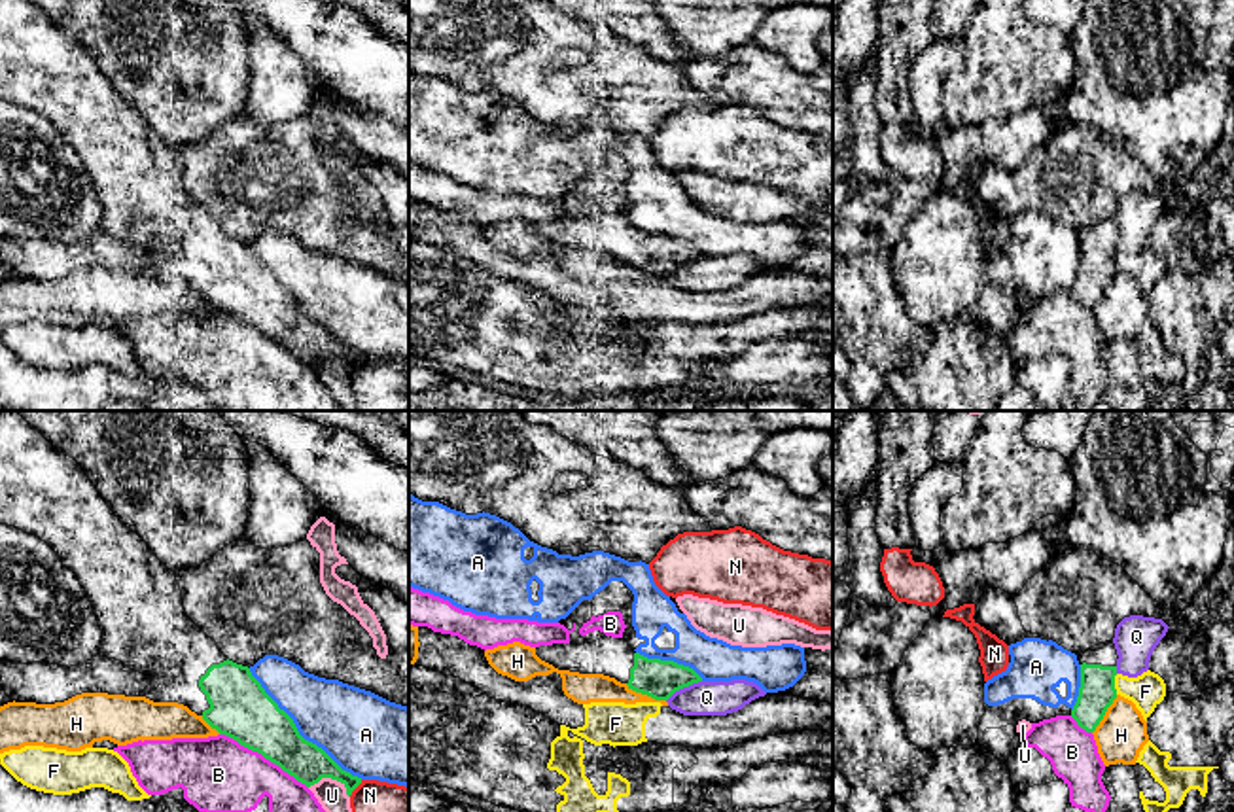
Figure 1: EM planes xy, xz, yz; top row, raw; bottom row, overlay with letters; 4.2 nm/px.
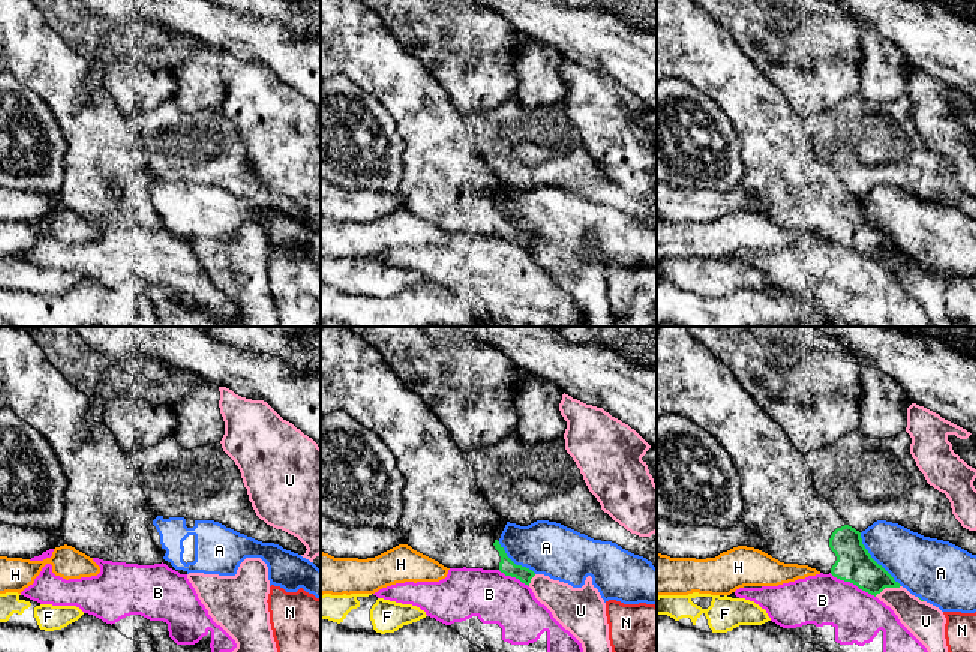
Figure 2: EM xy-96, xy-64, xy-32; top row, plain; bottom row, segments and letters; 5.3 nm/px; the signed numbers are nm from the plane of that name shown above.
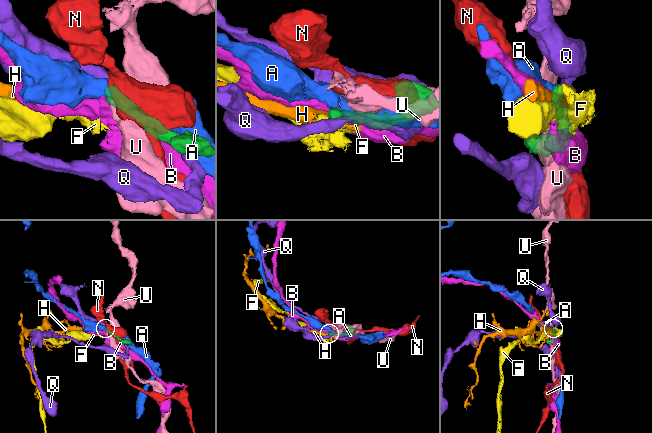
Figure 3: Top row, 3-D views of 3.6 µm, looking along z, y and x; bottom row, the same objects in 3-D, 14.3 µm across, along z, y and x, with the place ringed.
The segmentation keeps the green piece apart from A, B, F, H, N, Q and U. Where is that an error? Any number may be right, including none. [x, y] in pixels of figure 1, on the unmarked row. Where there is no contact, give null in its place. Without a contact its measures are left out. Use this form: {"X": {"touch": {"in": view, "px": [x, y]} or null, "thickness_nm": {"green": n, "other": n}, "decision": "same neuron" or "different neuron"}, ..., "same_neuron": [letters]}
{"A": {"touch": {"in": "xy", "px": [298, 309]}, "thickness_nm": {"green": 240, "other": 320}, "decision": "different neuron"}, "B": {"touch": {"in": "xy", "px": [264, 332]}, "thickness_nm": {"green": 260, "other": 320}, "decision": "different neuron"}, "F": {"touch": {"in": "yz", "px": [1113, 260]}, "thickness_nm": {"green": 160, "other": 150}, "decision": "different neuron"}, "H": {"touch": {"in": "xz", "px": [646, 269]}, "thickness_nm": {"green": 160, "other": 130}, "decision": "different neuron"}, "N": {"touch": {"in": "xy", "px": [356, 362]}, "thickness_nm": {"green": 170, "other": 360}, "decision": "different neuron"}, "Q": {"touch": {"in": "xz", "px": [684, 262]}, "thickness_nm": {"green": 160, "other": 140}, "decision": "different neuron"}, "U": {"touch": {"in": "xy", "px": [332, 354]}, "thickness_nm": {"green": 170, "other": 120}, "decision": "different neuron"}, "same_neuron": []}

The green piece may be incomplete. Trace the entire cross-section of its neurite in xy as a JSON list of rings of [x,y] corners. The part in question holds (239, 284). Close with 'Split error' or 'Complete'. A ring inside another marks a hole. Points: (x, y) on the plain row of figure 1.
[[[0,0],[0,100],[38,112],[57,129],[62,142],[78,151],[102,206],[98,231],[121,237],[131,246],[151,252],[151,259],[138,273],[187,282],[220,310],[261,329],[307,363],[322,354],[331,354],[341,358],[350,373],[361,360],[361,354],[343,346],[322,324],[305,316],[293,295],[265,269],[250,244],[229,237],[218,220],[187,193],[176,148],[168,146],[150,121],[114,91],[81,42],[59,28],[30,0]]]. Split error

